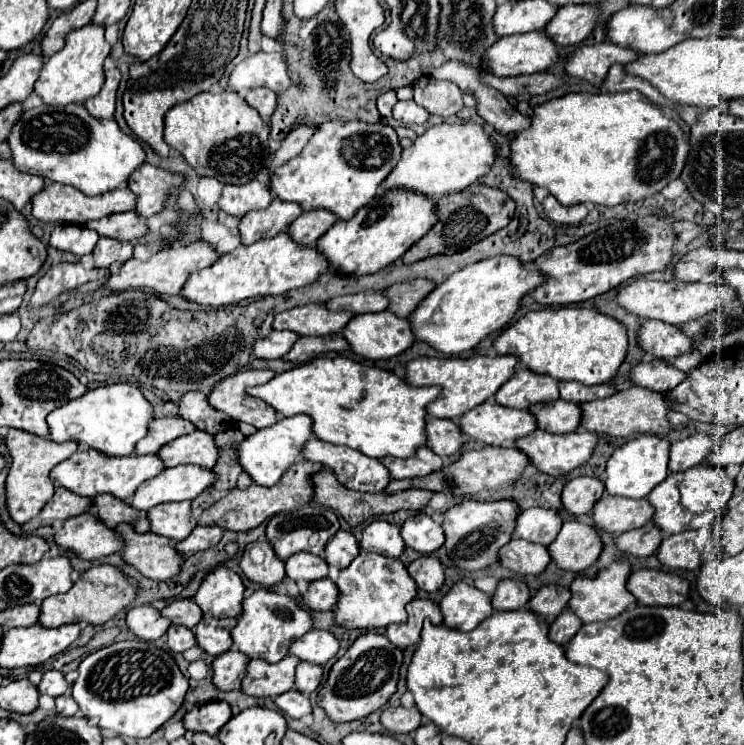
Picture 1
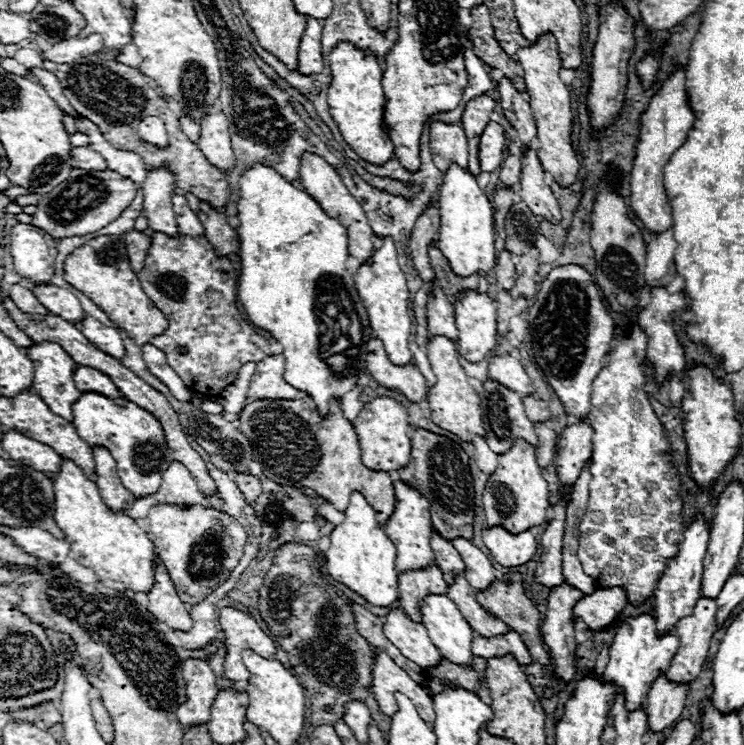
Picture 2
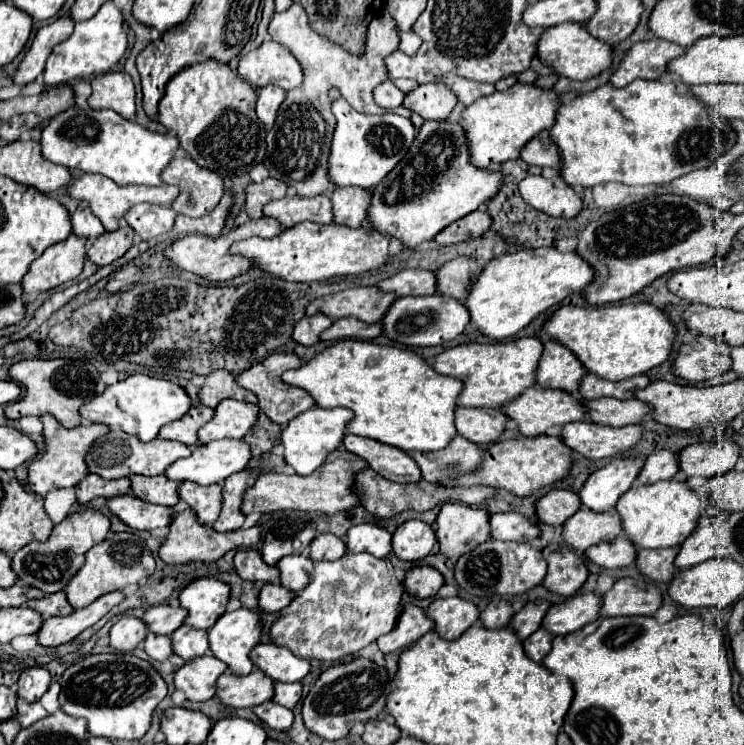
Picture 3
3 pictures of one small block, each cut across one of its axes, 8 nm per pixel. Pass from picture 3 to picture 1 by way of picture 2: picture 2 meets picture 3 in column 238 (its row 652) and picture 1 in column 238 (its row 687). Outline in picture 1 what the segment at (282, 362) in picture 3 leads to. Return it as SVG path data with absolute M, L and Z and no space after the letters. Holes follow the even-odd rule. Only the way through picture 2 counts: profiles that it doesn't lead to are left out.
M242 370L232 378L224 378L210 392L210 404L238 422L248 422L256 428L268 428L278 422L278 412L260 398L248 396L246 388L266 384L276 372L272 370Z

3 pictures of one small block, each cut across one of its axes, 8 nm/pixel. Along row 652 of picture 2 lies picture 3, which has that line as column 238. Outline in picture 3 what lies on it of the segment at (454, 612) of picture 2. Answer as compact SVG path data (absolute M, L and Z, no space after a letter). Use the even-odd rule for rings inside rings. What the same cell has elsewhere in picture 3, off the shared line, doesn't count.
M220 440L208 446L194 446L188 458L176 460L164 472L174 482L194 482L200 486L224 482L228 476L240 472L250 462L250 450L244 440Z

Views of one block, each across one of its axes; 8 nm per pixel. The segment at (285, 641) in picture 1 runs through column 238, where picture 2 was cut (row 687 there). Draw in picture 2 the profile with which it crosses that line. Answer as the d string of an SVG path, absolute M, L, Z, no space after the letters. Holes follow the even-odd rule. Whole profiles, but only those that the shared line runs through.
M640 614L636 618L626 618L618 628L614 642L610 646L610 658L602 672L604 682L614 682L618 690L624 692L624 704L628 710L638 710L644 704L644 698L650 690L650 684L658 678L660 672L668 672L672 656L678 650L678 638L666 634L664 638L656 636L656 620L650 614Z

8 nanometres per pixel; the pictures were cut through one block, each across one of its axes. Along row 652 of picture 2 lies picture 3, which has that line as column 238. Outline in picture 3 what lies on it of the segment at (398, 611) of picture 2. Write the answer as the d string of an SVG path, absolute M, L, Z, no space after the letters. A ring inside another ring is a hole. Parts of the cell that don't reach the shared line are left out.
M224 400L216 408L214 418L198 430L198 442L208 444L222 438L244 438L244 434L254 426L258 406L248 402Z

